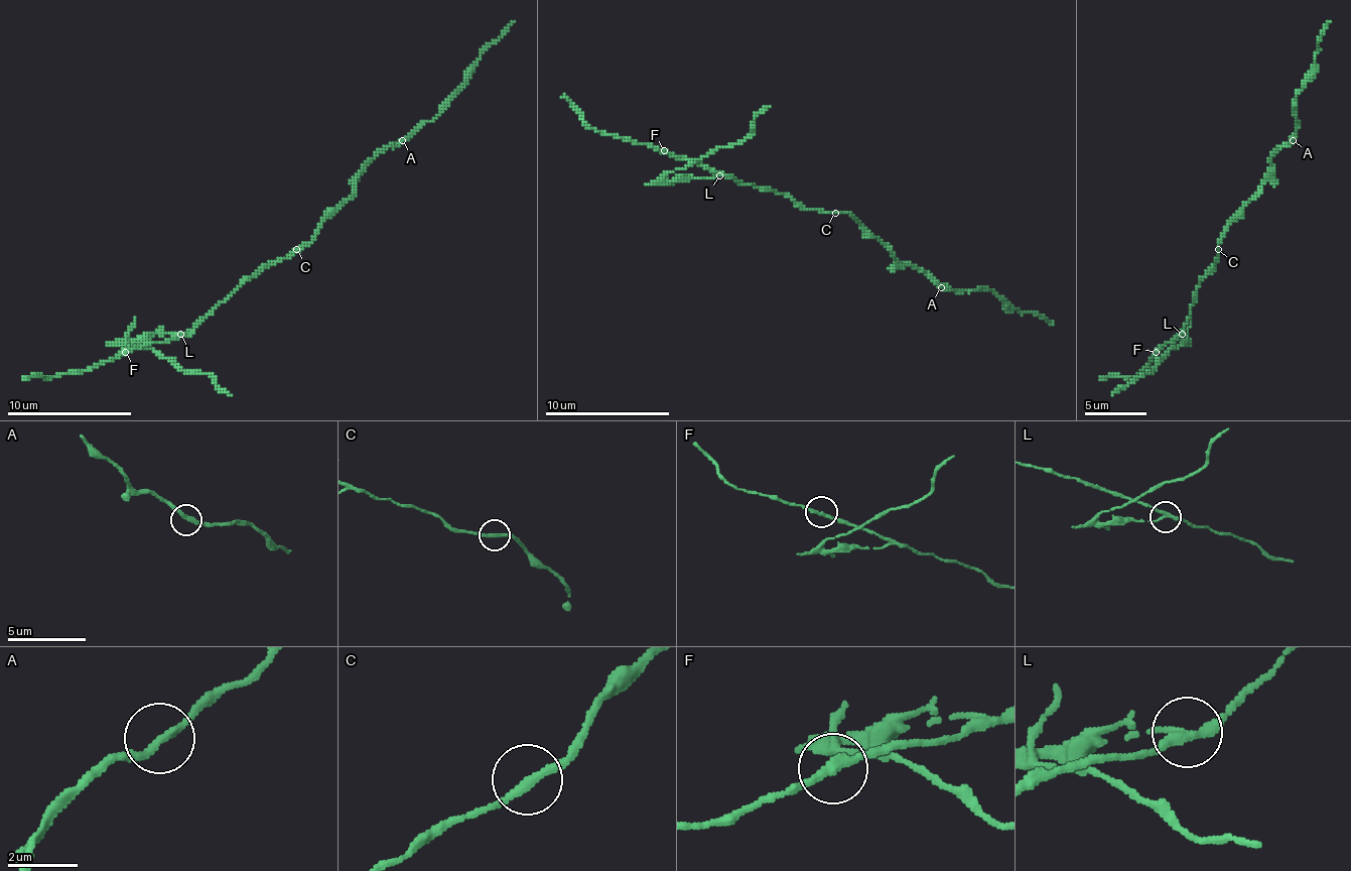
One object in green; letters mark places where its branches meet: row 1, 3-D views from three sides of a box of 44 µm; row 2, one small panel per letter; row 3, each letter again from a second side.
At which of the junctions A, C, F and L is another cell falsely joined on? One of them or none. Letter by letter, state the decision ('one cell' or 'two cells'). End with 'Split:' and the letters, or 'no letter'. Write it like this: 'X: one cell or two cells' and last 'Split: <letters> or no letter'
A: one cell
C: one cell
F: one cell
L: two cells
Split: L

